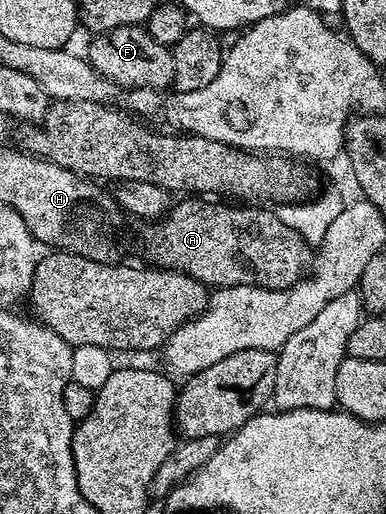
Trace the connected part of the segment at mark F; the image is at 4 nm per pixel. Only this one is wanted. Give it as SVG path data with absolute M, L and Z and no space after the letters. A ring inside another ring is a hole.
M142 25L115 27L109 32L96 35L89 46L87 59L99 74L117 82L122 88L168 89L175 79L174 51L159 43Z

